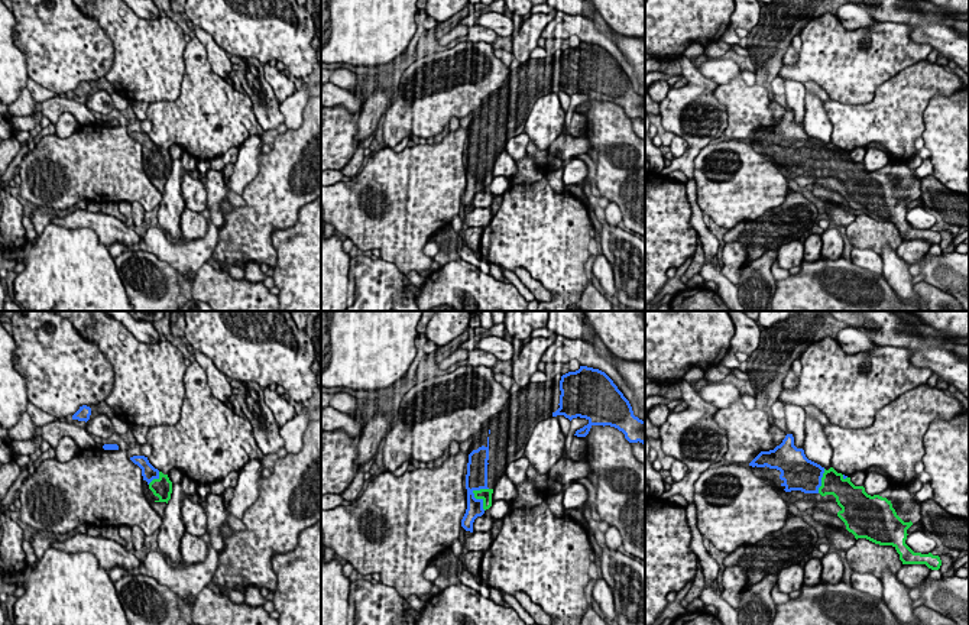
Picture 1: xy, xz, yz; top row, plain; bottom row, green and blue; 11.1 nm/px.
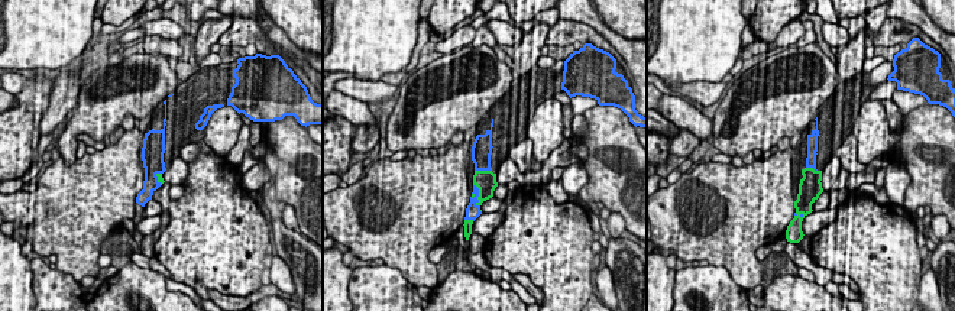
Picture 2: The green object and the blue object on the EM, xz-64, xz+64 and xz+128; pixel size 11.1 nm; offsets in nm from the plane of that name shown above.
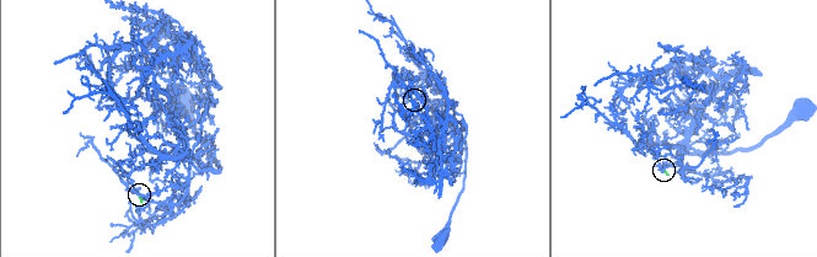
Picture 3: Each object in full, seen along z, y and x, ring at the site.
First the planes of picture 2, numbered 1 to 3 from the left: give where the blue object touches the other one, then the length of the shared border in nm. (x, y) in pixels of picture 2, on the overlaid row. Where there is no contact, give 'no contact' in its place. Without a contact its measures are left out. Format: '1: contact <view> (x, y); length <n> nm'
1: contact xz-64 (158, 178); length 150 nm
2: contact xz+64 (479, 196); length 260 nm
3: contact xz+128 (812, 168); length 140 nm

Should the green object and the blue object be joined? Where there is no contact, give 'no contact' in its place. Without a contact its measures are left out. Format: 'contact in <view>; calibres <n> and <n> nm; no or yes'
contact in xz; calibres 130 and 240 nm; yes

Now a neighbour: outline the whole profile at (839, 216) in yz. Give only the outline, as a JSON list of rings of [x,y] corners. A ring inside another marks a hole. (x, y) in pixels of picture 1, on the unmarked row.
[[[819,198],[826,203],[827,214],[832,226],[834,227],[848,227],[856,220],[856,214],[845,208],[845,204],[836,204],[832,200]]]

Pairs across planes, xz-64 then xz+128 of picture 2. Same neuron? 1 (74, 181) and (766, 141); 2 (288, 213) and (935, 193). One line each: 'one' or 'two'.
1: two
2: two

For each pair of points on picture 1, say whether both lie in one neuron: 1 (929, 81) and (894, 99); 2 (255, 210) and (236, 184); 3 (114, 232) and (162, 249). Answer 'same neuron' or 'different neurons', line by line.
1: same neuron
2: different neurons
3: different neurons

